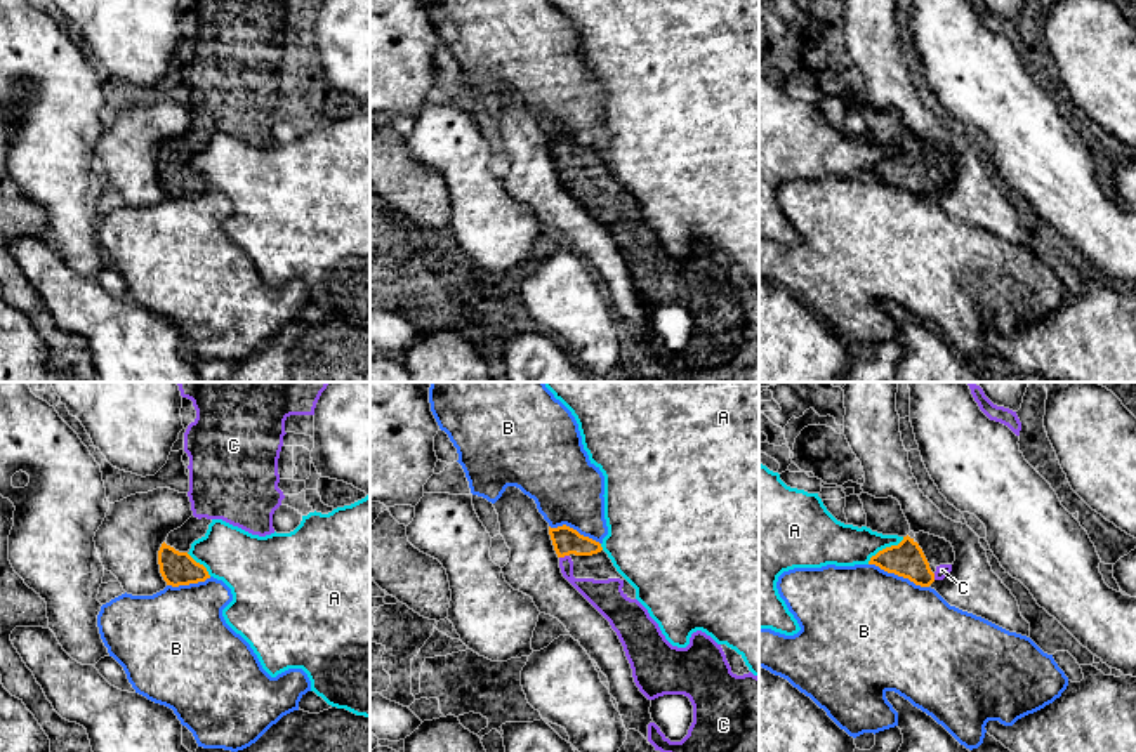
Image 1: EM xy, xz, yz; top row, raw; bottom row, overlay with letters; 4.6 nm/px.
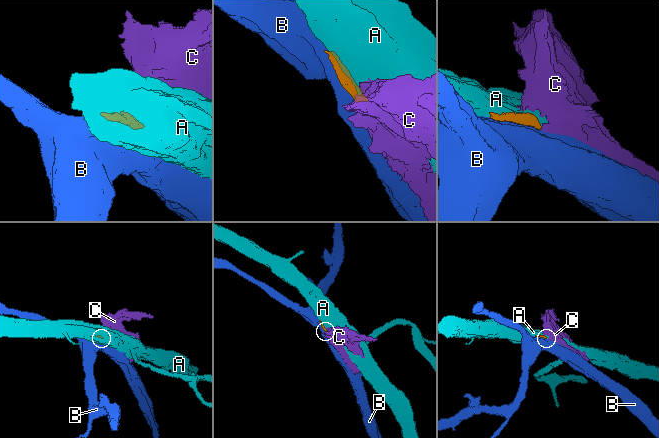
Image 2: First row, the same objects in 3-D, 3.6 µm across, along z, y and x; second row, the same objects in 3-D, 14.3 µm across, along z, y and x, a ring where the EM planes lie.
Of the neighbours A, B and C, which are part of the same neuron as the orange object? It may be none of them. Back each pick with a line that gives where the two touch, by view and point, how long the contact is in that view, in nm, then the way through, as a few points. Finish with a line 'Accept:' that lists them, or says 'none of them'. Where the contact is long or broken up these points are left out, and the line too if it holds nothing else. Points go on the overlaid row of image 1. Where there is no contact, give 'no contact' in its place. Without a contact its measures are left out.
C: contact xz (563, 556); length 50 nm; way xz (567, 540), (563, 556), (568, 575), (601, 594)
Accept: C

